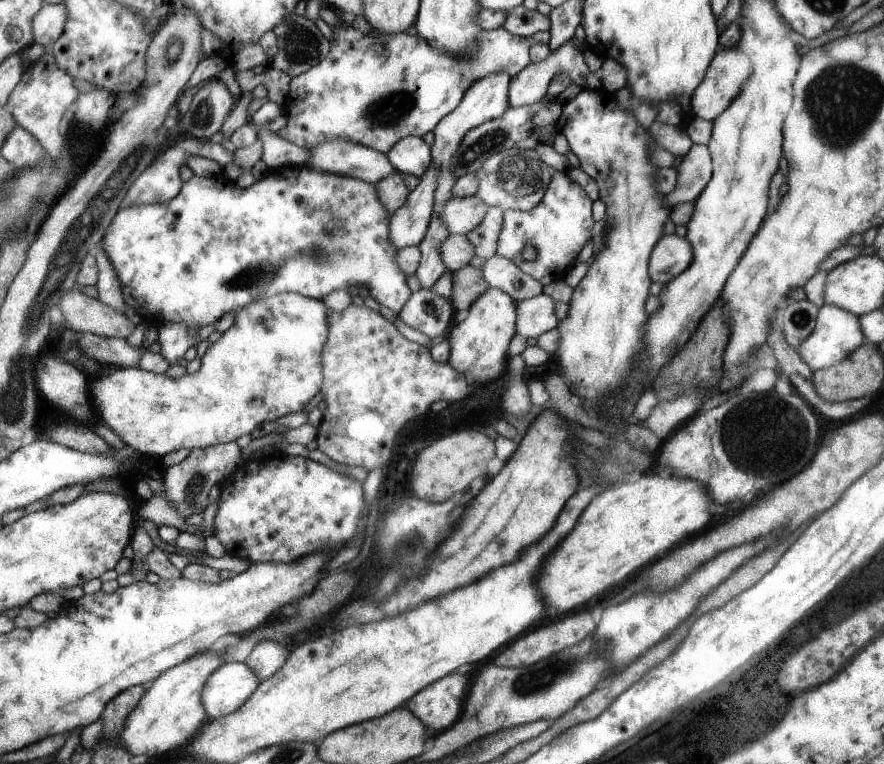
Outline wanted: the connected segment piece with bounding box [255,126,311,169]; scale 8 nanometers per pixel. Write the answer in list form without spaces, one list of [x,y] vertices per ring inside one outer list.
[[[255,127],[255,134],[261,141],[261,160],[267,169],[305,163],[311,158],[311,150],[299,148],[265,128]]]

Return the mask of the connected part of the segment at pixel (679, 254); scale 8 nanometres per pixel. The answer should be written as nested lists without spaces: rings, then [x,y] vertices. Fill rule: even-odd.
[[[663,235],[650,252],[649,273],[652,282],[666,285],[691,262],[692,248],[685,237]]]

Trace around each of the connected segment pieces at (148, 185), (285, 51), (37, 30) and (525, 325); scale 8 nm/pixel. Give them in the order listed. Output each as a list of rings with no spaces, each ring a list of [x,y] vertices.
[[[187,137],[185,140],[164,148],[156,155],[155,160],[145,168],[143,174],[137,178],[135,184],[128,190],[125,200],[122,202],[122,208],[127,209],[140,204],[166,203],[173,200],[183,188],[181,180],[181,168],[187,164],[189,156],[201,156],[215,160],[223,166],[230,165],[234,161],[234,154],[229,152],[223,144],[213,144],[197,137]]]
[[[294,12],[286,14],[281,22],[274,26],[273,32],[277,38],[269,59],[269,66],[285,72],[290,78],[309,70],[327,54],[329,46],[327,38],[323,37],[312,20],[304,16],[296,15]]]
[[[66,3],[58,5],[44,5],[34,18],[34,42],[49,47],[57,42],[63,32],[68,19]]]
[[[544,293],[517,302],[515,330],[525,338],[537,338],[543,332],[556,328],[559,324],[554,311],[554,301]]]

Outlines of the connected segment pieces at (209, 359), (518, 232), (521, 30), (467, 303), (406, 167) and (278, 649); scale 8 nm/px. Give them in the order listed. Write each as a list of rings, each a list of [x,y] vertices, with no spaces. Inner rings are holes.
[[[281,293],[271,295],[264,299],[255,299],[246,304],[235,314],[233,324],[223,333],[219,340],[215,341],[206,351],[201,359],[201,367],[196,373],[185,373],[179,378],[165,376],[164,373],[157,374],[145,369],[118,367],[112,374],[104,376],[95,375],[91,381],[91,398],[95,412],[97,412],[98,422],[111,428],[125,444],[139,453],[147,456],[166,457],[167,454],[181,449],[193,450],[212,447],[221,443],[230,443],[237,438],[250,433],[255,427],[265,424],[267,421],[275,421],[289,412],[299,412],[304,410],[306,404],[321,390],[322,384],[322,359],[321,352],[326,338],[329,337],[329,327],[326,323],[328,310],[326,305],[317,299],[310,299],[297,293]]]
[[[554,170],[541,200],[535,206],[526,211],[513,209],[502,211],[502,225],[496,240],[496,254],[511,259],[511,262],[514,262],[519,267],[519,270],[531,275],[531,278],[538,279],[542,286],[549,282],[561,281],[564,267],[575,261],[577,253],[583,244],[595,234],[596,224],[591,219],[591,204],[592,201],[579,184],[570,180],[566,173]],[[526,245],[532,246],[536,252],[532,261],[526,261],[521,258],[521,250]]]
[[[517,5],[506,11],[506,21],[502,26],[510,35],[518,37],[531,36],[537,31],[548,31],[550,20],[536,9],[530,10]]]
[[[469,264],[453,271],[449,300],[453,310],[467,310],[490,287],[482,270]]]
[[[409,135],[393,145],[387,152],[387,158],[398,173],[420,176],[431,161],[430,147],[421,137]]]
[[[261,639],[252,648],[244,662],[262,682],[283,666],[289,653],[281,640]]]

